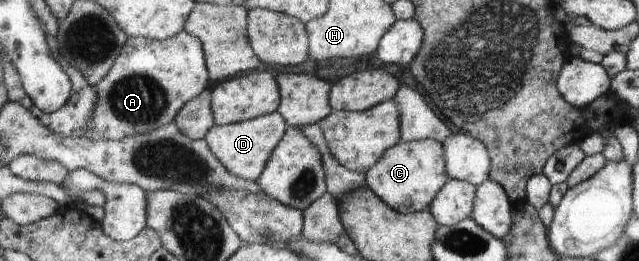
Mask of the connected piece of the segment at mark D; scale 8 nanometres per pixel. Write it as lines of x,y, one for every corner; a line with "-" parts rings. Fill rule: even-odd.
274,112
270,115
260,116
237,124
215,125
206,134
205,140
209,143
214,155
232,175
257,182
264,173
273,151
277,149
279,143
284,139
289,126
284,117
280,115
280,112

